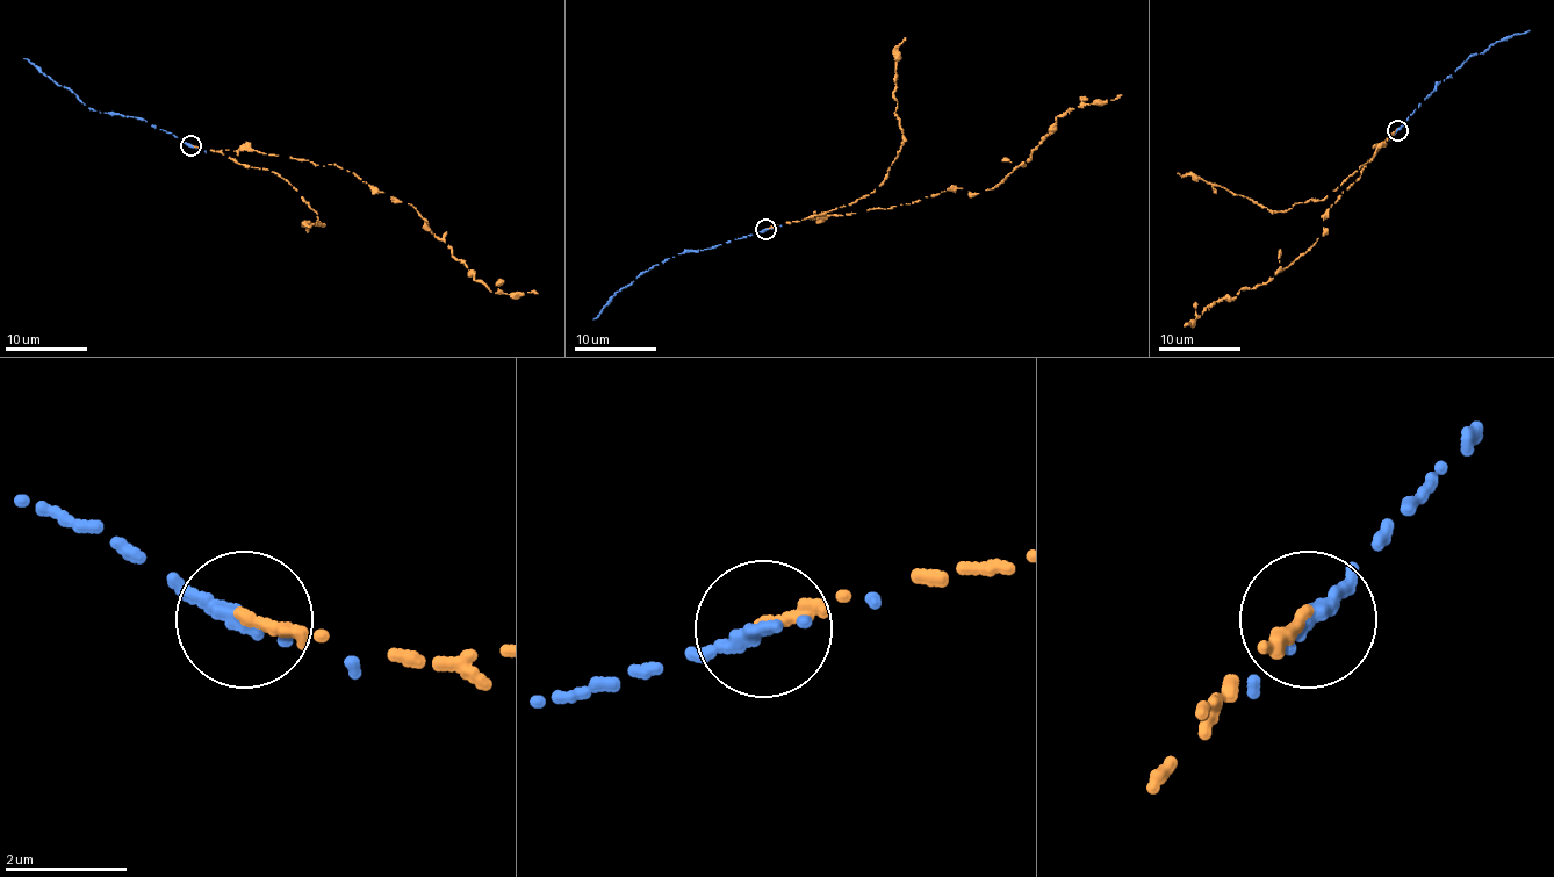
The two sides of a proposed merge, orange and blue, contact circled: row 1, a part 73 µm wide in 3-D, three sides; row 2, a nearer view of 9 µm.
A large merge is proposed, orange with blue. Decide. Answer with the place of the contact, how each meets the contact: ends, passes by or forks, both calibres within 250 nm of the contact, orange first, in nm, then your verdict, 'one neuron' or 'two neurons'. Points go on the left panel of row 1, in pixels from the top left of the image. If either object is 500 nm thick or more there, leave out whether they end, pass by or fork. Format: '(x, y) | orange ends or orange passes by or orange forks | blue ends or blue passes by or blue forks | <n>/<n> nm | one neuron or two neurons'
(191, 145) | orange ends | blue ends | 220/320 nm | two neurons

